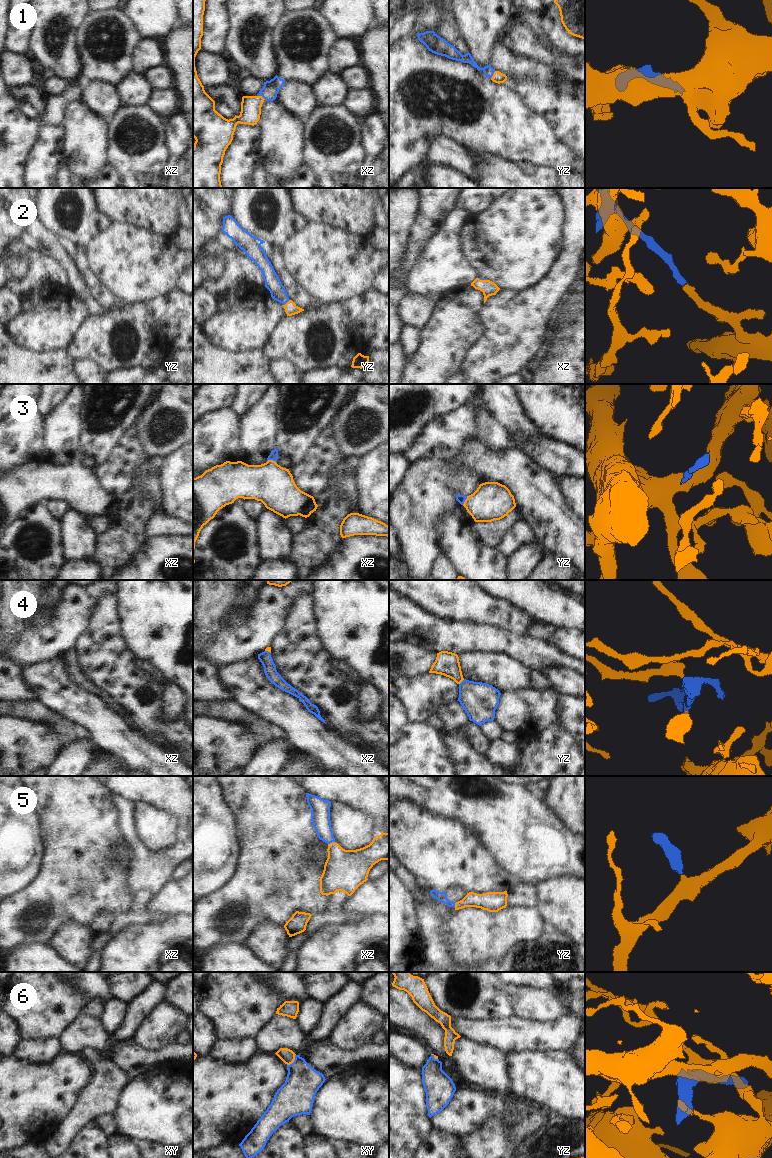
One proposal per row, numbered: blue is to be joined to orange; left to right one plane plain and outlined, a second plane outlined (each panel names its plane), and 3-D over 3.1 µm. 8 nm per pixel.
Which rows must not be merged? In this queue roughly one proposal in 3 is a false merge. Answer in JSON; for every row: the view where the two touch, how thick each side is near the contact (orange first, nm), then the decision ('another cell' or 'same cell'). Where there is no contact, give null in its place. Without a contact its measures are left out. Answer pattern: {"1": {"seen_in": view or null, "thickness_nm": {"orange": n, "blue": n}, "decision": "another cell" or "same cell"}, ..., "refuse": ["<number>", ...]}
{"1": {"seen_in": "xz", "thickness_nm": {"orange": 160, "blue": 130}, "decision": "same cell"}, "2": {"seen_in": "yz", "thickness_nm": {"orange": 100, "blue": 130}, "decision": "same cell"}, "3": {"seen_in": "xz", "thickness_nm": {"orange": 320, "blue": 70}, "decision": "same cell"}, "4": {"seen_in": "yz", "thickness_nm": {"orange": 190, "blue": 280}, "decision": "same cell"}, "5": {"seen_in": "xz", "thickness_nm": {"orange": 340, "blue": 160}, "decision": "same cell"}, "6": {"seen_in": "xy", "thickness_nm": {"orange": 110, "blue": 280}, "decision": "same cell"}, "refuse": []}

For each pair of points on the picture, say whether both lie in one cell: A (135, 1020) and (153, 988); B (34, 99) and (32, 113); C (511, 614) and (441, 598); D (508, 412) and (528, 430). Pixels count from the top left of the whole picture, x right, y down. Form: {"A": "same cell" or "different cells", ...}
{"A": "same cell", "B": "different cells", "C": "same cell", "D": "same cell"}

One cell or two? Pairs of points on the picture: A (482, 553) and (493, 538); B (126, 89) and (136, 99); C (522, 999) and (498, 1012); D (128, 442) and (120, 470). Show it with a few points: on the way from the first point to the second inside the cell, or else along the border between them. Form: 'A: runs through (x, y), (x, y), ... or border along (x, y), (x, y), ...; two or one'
A: border along (473, 527), (475, 535), (484, 544), (494, 548); two
B: runs through (128, 91), (134, 97); one
C: border along (507, 985), (507, 997), (515, 1014); two
D: runs through (128, 449), (128, 453), (122, 463); one

